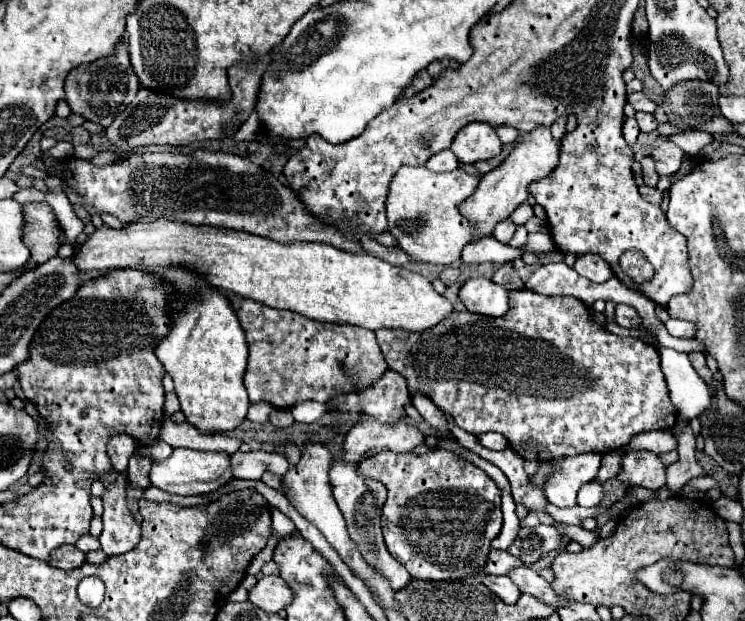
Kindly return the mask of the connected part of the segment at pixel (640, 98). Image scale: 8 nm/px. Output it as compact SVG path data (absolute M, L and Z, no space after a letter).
M632 92L632 94L628 94L628 104L634 110L642 110L642 112L654 112L656 110L656 104L644 92Z

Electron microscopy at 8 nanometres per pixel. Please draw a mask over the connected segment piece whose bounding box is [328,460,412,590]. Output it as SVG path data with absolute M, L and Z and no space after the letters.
M336 460L334 464L330 464L330 486L336 498L336 504L348 524L350 530L350 538L358 544L362 556L378 570L382 570L382 574L390 580L394 590L402 590L410 584L412 576L404 570L404 566L392 558L392 554L386 550L386 544L382 540L382 532L380 532L380 514L382 514L382 506L386 502L386 486L382 486L382 482L372 480L372 478L362 478L362 474L358 474L358 464L352 462L344 462L344 460Z

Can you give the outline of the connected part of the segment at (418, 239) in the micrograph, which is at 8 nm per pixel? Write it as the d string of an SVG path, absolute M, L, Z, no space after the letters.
M402 166L392 178L386 212L388 212L388 232L396 236L398 246L408 252L414 260L450 266L460 260L462 248L472 242L476 226L468 222L458 210L458 206L474 194L478 178L456 168L446 174L434 174L426 166Z

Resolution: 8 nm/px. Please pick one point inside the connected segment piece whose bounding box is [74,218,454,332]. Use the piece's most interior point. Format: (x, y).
(316, 280)

